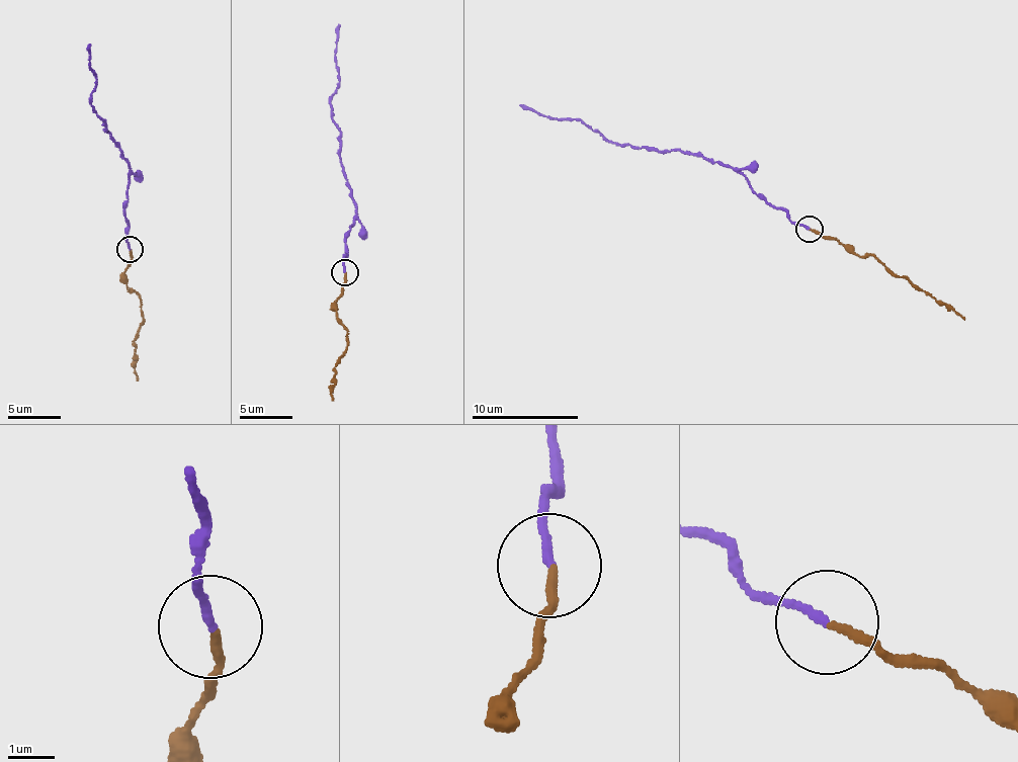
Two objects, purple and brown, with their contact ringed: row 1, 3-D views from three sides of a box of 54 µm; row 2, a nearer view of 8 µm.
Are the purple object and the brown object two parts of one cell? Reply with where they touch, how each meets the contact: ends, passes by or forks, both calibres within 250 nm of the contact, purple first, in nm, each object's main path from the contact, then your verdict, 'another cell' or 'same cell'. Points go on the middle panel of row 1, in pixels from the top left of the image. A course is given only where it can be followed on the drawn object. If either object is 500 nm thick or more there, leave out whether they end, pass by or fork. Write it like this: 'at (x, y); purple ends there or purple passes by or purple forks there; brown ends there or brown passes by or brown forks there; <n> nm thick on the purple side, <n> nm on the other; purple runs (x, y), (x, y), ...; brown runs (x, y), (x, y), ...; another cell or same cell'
at (344, 272); purple ends there; brown ends there; 170 nm thick on the purple side, 180 nm on the other; purple runs (345, 273), (345, 239), (356, 206), (342, 166), (339, 136), (329, 97), (339, 79), (334, 50), (340, 24); brown runs (345, 273), (335, 314), (348, 334), (346, 353), (335, 368), (332, 399); another cell

